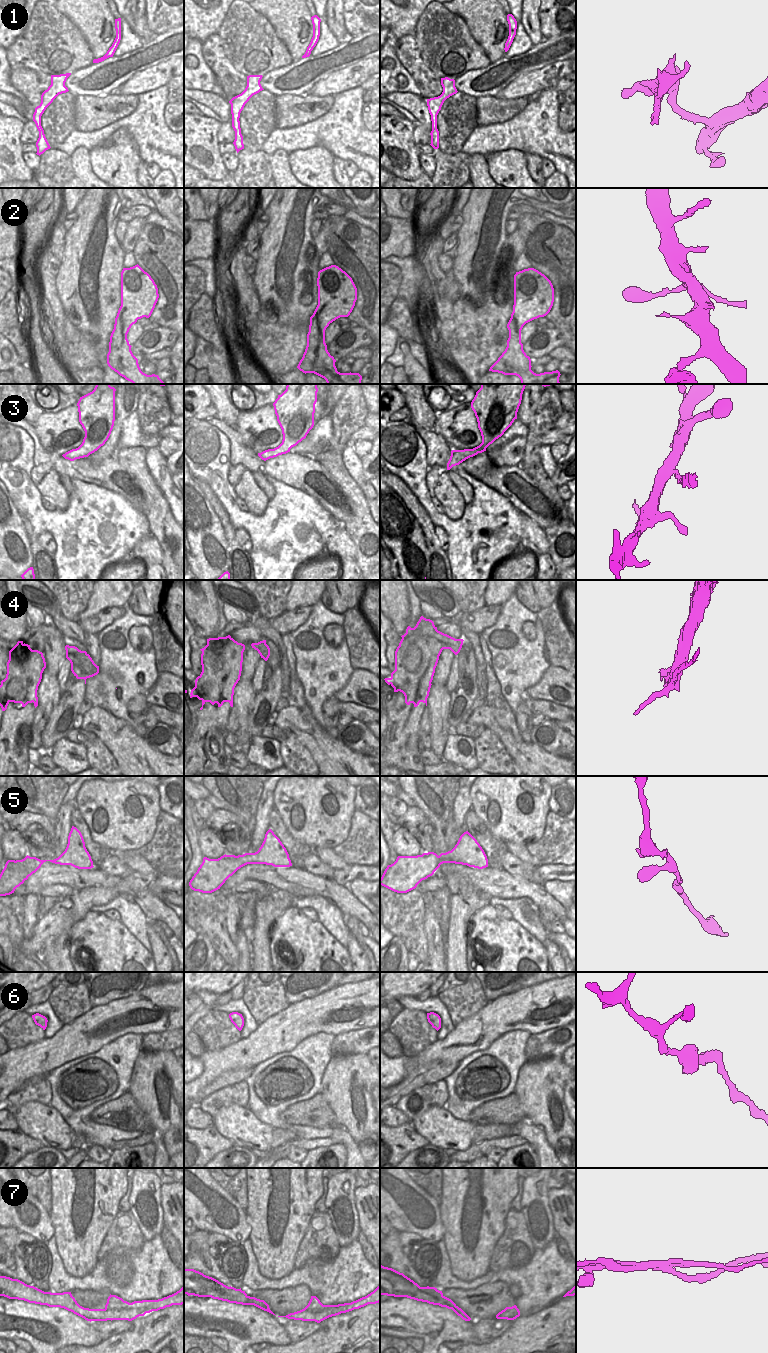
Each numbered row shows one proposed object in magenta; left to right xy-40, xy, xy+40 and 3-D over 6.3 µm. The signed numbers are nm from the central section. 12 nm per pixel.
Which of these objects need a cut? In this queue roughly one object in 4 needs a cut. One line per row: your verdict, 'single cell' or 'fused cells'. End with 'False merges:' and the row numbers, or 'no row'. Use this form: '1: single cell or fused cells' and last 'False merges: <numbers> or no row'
1: single cell
2: single cell
3: single cell
4: single cell
5: single cell
6: single cell
7: fused cells
False merges: 7

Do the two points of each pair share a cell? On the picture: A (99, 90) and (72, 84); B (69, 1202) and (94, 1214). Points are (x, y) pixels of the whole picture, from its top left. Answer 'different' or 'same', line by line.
A: same
B: same

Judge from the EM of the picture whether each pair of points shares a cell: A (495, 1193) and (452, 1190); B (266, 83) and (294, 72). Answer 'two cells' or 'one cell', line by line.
A: one cell
B: one cell

